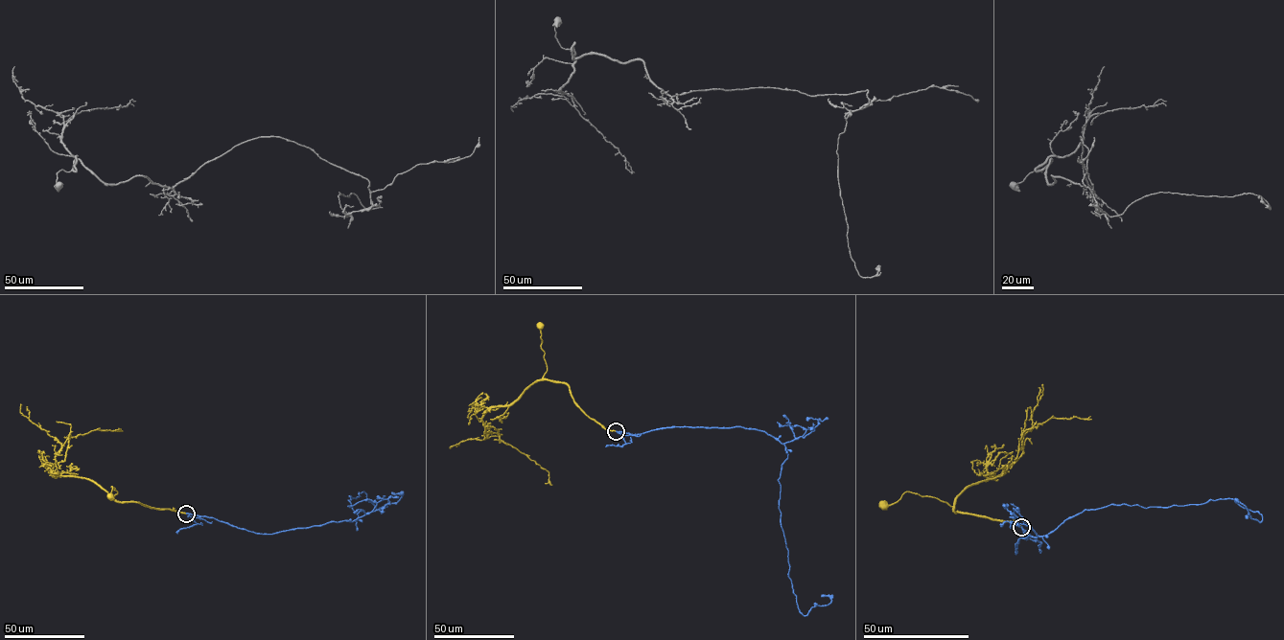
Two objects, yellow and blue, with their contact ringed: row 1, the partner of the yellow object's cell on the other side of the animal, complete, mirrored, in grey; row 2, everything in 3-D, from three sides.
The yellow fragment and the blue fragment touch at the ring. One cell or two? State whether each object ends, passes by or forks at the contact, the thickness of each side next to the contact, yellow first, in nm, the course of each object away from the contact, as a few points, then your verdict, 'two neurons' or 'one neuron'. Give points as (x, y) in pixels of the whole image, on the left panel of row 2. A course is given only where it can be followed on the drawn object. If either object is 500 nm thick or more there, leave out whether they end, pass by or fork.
yellow ends | blue ends | 280/320 nm | yellow via (186, 514), (135, 502), (116, 501), (112, 497), (117, 491), (111, 486), (110, 496) | blue via (186, 514), (273, 534), (356, 520), (349, 495), (356, 498), (363, 491), (378, 510), (402, 496), (391, 492) | one neuron

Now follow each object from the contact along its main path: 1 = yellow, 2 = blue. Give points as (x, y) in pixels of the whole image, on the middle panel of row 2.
1: (616, 431), (604, 428), (591, 419), (574, 400), (565, 383), (542, 378), (547, 367), (541, 347), (540, 325)
2: (616, 431), (741, 426), (783, 444), (779, 509), (788, 577), (804, 615), (831, 601), (821, 596)

